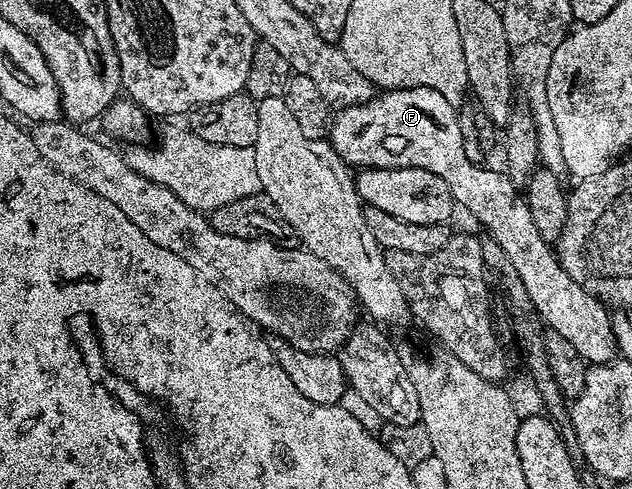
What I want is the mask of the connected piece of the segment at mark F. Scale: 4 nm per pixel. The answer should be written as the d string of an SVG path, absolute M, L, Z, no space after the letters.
M391 88L379 91L363 104L352 104L347 108L337 109L330 121L328 139L338 157L349 164L351 169L423 168L444 178L444 182L448 182L448 190L454 195L455 205L462 207L463 204L470 211L471 218L479 220L486 227L485 235L497 242L500 250L504 250L508 262L512 262L512 270L516 270L520 282L524 282L524 290L528 290L528 298L532 298L534 311L542 319L543 325L549 331L561 334L587 365L607 364L616 356L610 322L611 311L603 301L597 300L595 296L585 292L579 284L572 282L572 278L568 278L568 274L558 262L551 241L542 239L540 230L536 230L525 195L509 181L505 171L498 169L497 172L494 168L488 168L489 166L473 165L468 162L467 155L464 154L459 115L456 105L448 102L448 98L444 98L444 94L438 93L437 90Z

